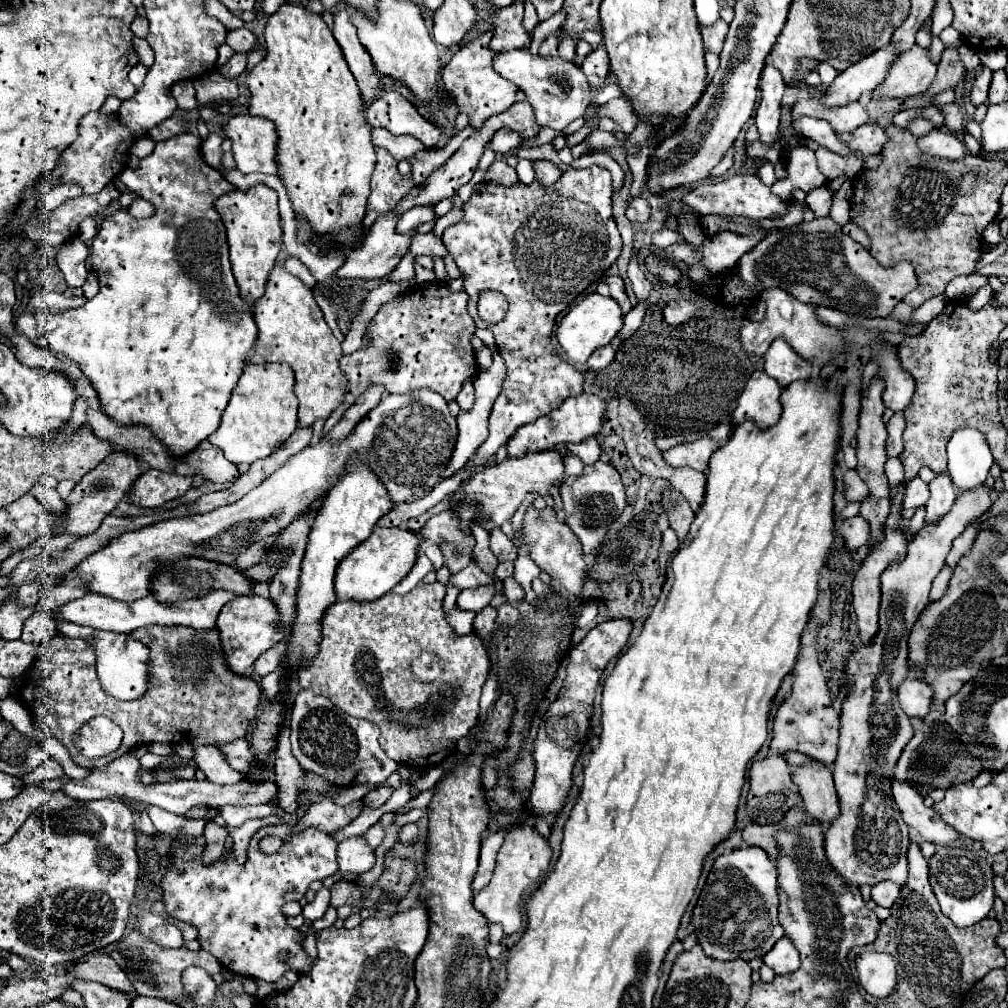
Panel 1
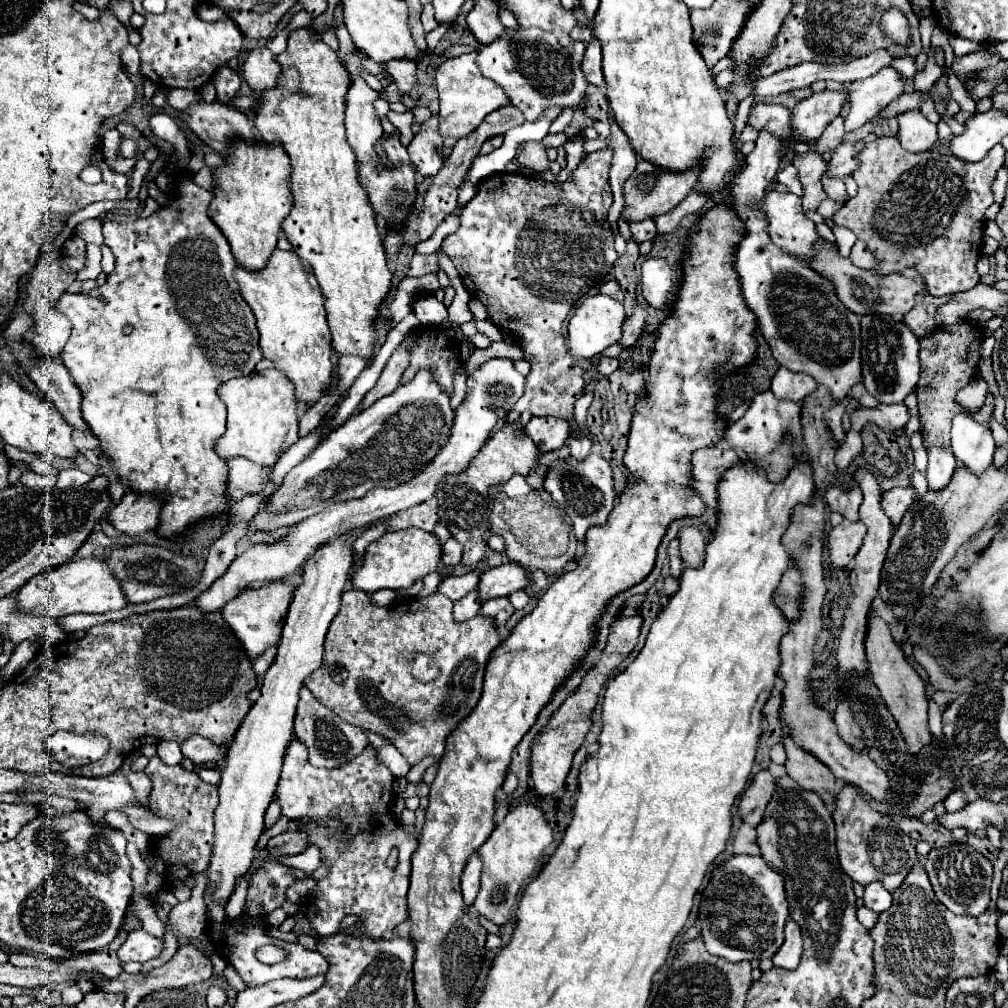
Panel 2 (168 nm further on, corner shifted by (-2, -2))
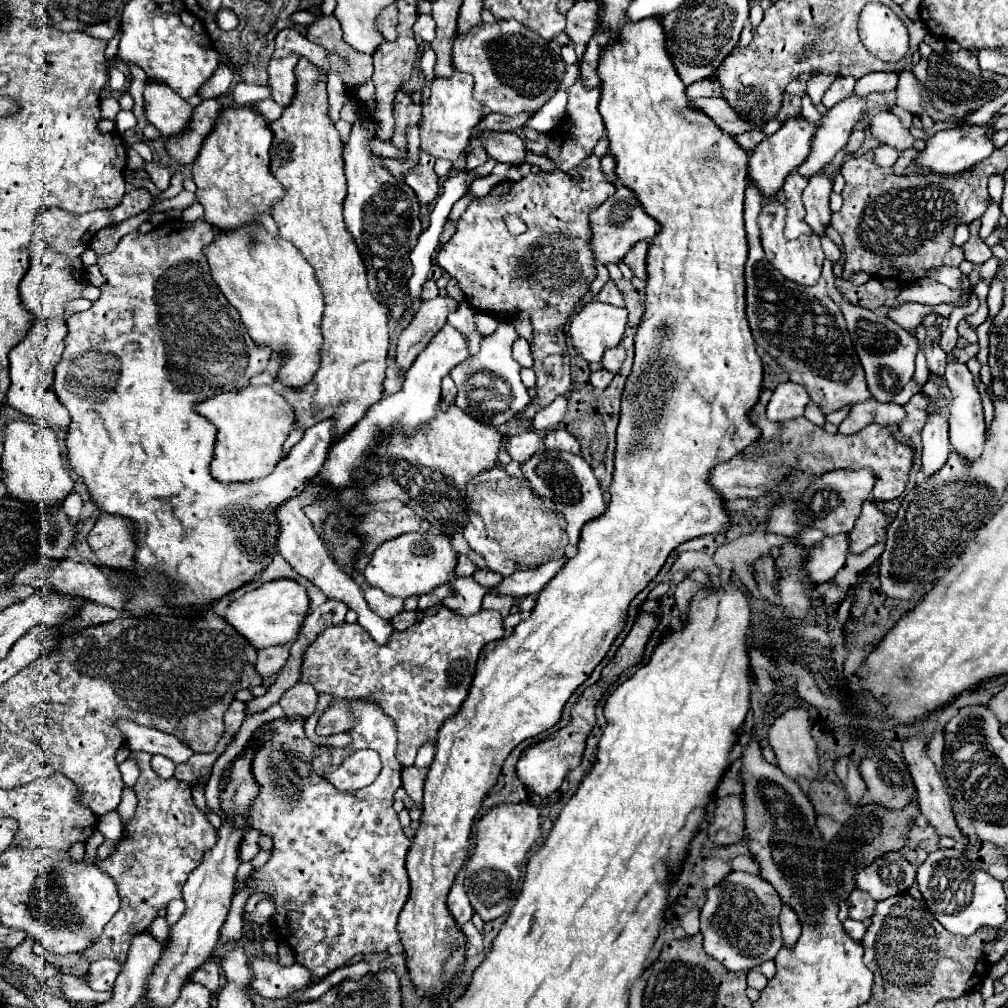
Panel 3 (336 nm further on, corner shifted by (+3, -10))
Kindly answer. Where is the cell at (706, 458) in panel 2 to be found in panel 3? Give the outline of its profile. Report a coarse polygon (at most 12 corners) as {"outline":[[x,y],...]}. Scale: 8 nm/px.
{"outline":[[782,423],[763,456],[716,465],[722,499],[756,499],[799,470],[872,469],[874,499],[902,495],[914,451],[876,423],[828,433]]}

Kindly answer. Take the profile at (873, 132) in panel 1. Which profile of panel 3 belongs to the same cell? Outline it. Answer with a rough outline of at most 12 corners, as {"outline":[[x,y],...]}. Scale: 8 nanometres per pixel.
{"outline":[[810,177],[802,201],[806,223],[816,235],[824,233],[832,211],[828,197],[832,177]]}

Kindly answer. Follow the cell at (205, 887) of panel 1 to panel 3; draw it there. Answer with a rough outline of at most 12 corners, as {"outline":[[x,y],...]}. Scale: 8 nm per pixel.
{"outline":[[254,957],[250,989],[284,999],[312,983],[300,963],[284,967],[274,957]]}

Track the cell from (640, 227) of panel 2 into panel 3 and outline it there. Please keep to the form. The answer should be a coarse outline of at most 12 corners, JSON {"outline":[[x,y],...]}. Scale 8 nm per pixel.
{"outline":[[648,241],[636,243],[624,263],[646,279]]}

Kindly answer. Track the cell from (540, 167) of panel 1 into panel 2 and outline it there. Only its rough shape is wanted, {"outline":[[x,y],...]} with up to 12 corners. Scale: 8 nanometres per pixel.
{"outline":[[541,141],[521,143],[517,161],[531,171],[547,171],[549,159]]}

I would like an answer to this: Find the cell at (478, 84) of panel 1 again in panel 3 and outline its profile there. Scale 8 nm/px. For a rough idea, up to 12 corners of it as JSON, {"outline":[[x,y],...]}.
{"outline":[[468,73],[436,77],[420,149],[458,159],[484,105]]}

